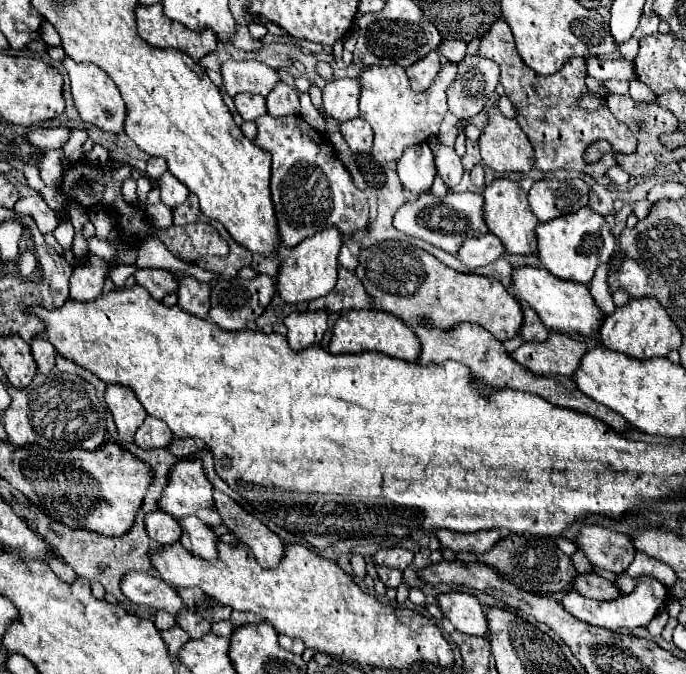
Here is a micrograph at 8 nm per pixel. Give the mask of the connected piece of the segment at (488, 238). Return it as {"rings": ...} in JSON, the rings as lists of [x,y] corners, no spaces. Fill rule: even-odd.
{"rings":[[[481,235],[481,237],[473,237],[467,239],[465,243],[461,243],[459,251],[457,251],[457,259],[469,267],[469,269],[477,269],[481,265],[489,265],[495,259],[499,259],[505,253],[501,241],[493,235]]]}

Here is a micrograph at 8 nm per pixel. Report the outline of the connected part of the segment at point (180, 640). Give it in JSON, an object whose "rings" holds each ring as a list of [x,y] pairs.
{"rings":[[[175,625],[175,627],[167,629],[167,631],[161,631],[161,639],[165,641],[169,653],[171,655],[177,655],[177,651],[185,645],[185,641],[189,639],[189,635],[179,625]]]}

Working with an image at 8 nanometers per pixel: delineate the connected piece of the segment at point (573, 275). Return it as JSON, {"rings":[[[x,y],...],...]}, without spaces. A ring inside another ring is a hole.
{"rings":[[[583,207],[575,213],[551,219],[547,223],[537,225],[535,229],[539,241],[539,259],[543,267],[559,279],[575,281],[587,285],[599,265],[599,251],[603,243],[615,243],[613,231],[605,217],[595,213],[591,207]]]}

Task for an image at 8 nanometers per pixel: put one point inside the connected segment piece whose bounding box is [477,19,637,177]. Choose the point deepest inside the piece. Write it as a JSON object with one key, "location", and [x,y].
{"location":[547,111]}

